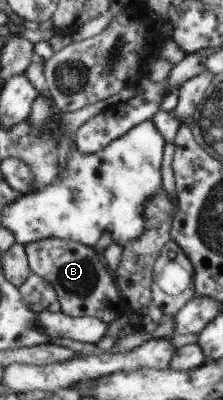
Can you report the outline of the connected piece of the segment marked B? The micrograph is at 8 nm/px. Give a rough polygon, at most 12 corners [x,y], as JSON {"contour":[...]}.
{"contour":[[25,245],[61,312],[118,318],[121,293],[94,247]]}

